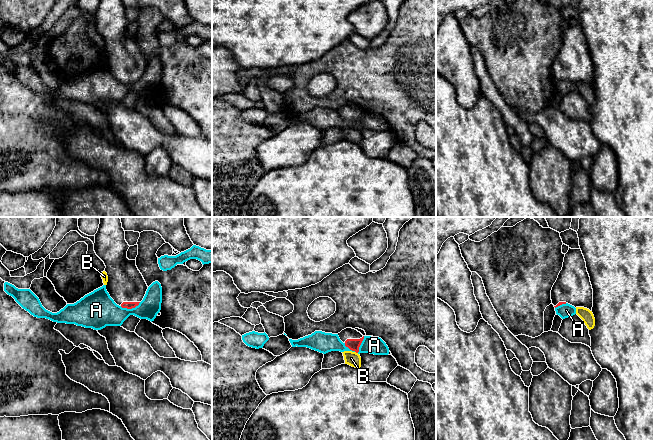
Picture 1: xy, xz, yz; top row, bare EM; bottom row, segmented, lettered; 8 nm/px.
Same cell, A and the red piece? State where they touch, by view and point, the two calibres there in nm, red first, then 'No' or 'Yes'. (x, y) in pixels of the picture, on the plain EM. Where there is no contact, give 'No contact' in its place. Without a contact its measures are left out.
Touches red at xy (130, 84). Thickness 60 nm (red) against 280 nm. No

